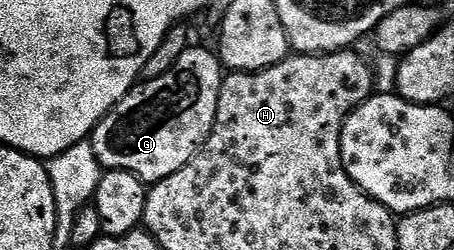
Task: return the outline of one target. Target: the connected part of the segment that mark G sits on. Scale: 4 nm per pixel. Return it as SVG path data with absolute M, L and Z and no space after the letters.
M192 45L179 57L177 64L169 68L169 72L155 74L151 79L140 81L131 87L108 114L95 126L89 135L93 152L97 152L97 161L104 171L124 170L135 174L145 184L154 184L173 176L189 160L193 160L196 152L203 149L217 116L217 100L221 92L221 84L225 77L225 67L219 61L214 49L202 50Z

